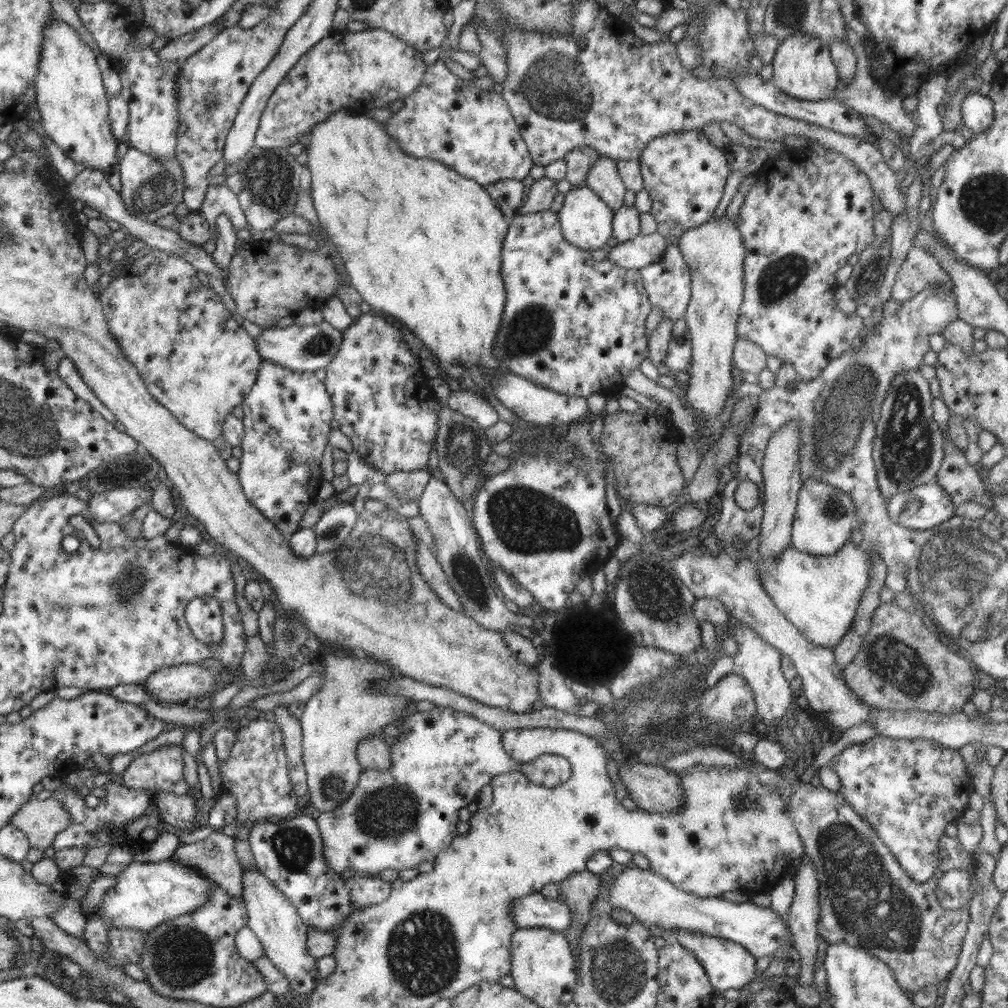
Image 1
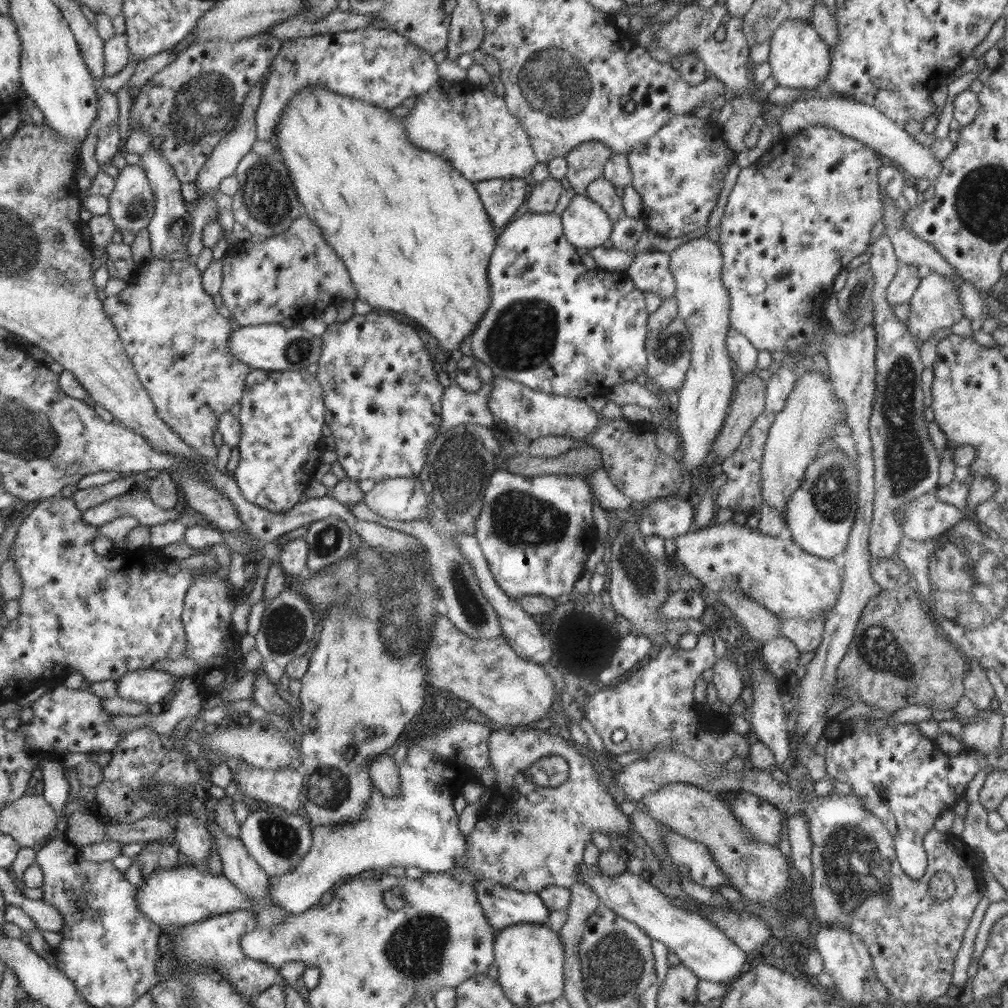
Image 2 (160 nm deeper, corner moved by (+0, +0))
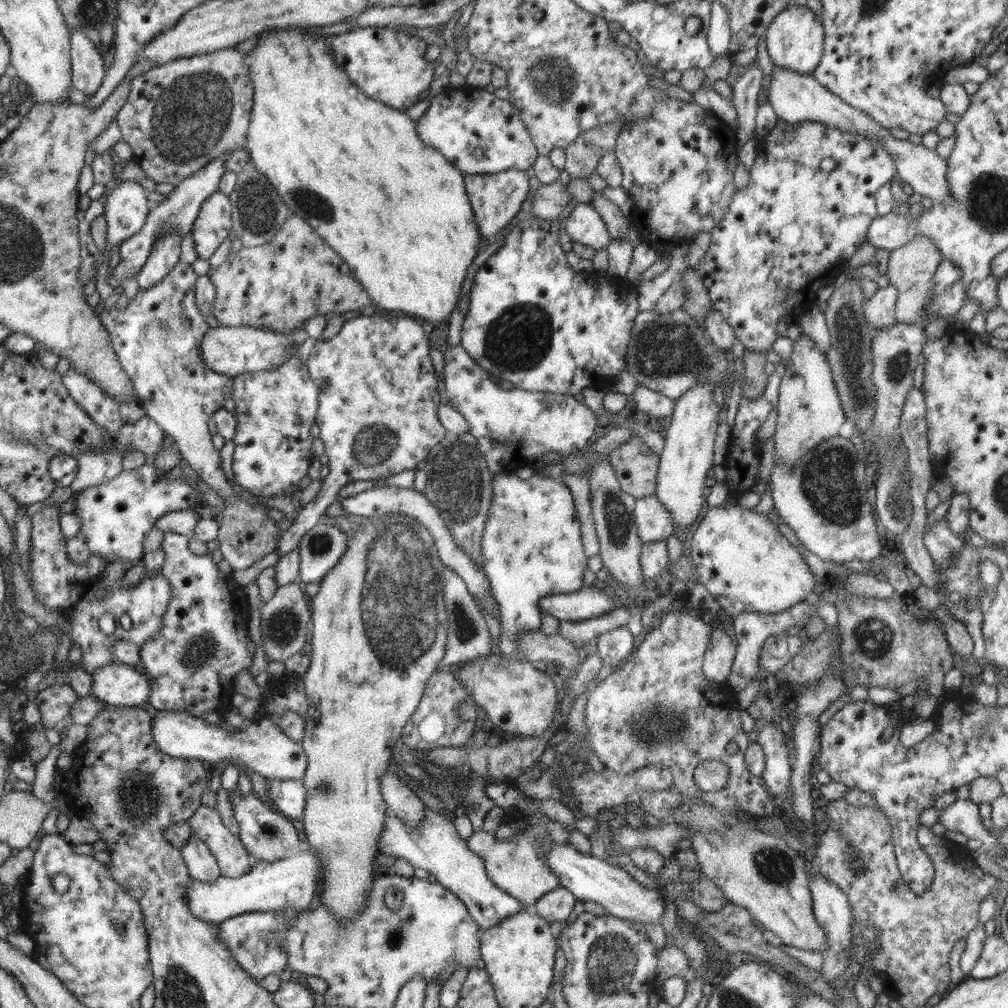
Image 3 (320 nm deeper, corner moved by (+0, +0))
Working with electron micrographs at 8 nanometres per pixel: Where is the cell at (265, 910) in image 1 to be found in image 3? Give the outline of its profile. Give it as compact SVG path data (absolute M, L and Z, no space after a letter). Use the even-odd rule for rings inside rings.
M201 804L186 824L210 849L222 876L238 878L249 873L251 865L247 848L224 826L215 808Z

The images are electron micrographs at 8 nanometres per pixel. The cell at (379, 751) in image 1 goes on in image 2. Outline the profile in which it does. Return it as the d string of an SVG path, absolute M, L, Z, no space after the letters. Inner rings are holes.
M392 752L373 758L369 763L368 772L373 786L384 796L396 796L401 793L399 770Z

